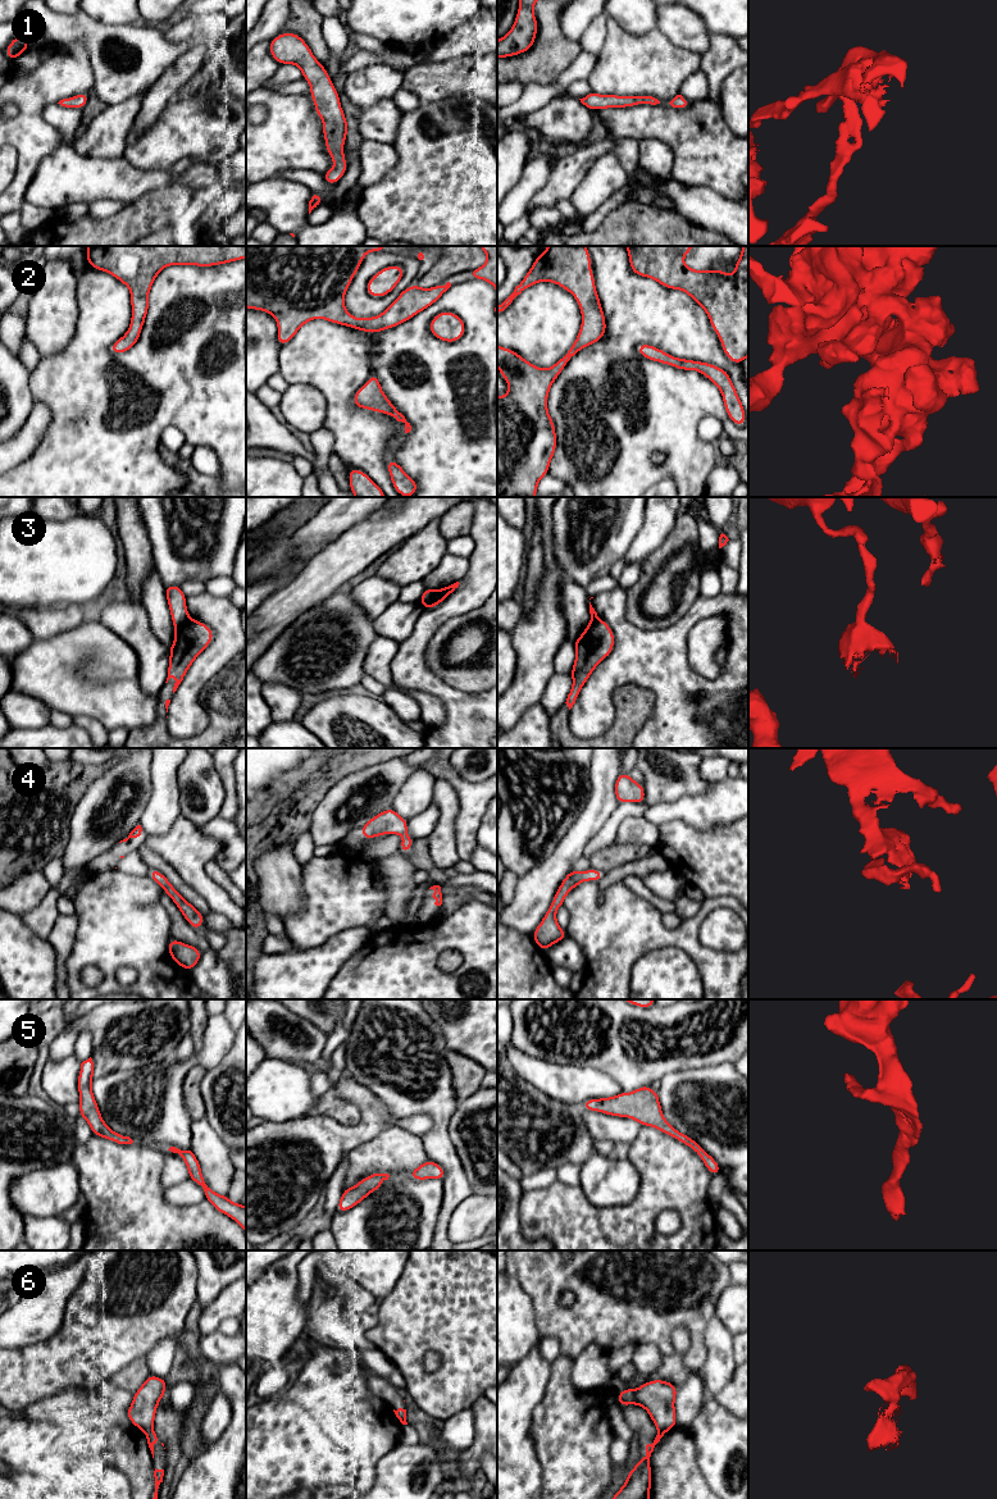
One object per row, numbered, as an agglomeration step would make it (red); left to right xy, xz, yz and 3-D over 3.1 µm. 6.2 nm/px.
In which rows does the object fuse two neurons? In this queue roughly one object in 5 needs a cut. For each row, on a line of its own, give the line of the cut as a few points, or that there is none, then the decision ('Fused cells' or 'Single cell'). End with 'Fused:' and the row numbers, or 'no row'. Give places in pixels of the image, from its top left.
1: No split. Single cell
2: No split. Single cell
3: Split along xz (436, 589), (436, 593), (422, 604). Fused cells
4: No split. Single cell
5: No split. Single cell
6: Split along xy (151, 1427), (145, 1433). Fused cells
Fused: 3, 6

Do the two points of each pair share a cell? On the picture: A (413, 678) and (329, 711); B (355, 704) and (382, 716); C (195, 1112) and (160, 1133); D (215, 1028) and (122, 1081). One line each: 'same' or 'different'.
A: different
B: same
C: different
D: same

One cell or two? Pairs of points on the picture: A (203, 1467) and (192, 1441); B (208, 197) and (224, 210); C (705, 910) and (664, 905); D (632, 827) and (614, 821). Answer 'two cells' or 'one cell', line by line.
A: two cells
B: two cells
C: two cells
D: two cells

